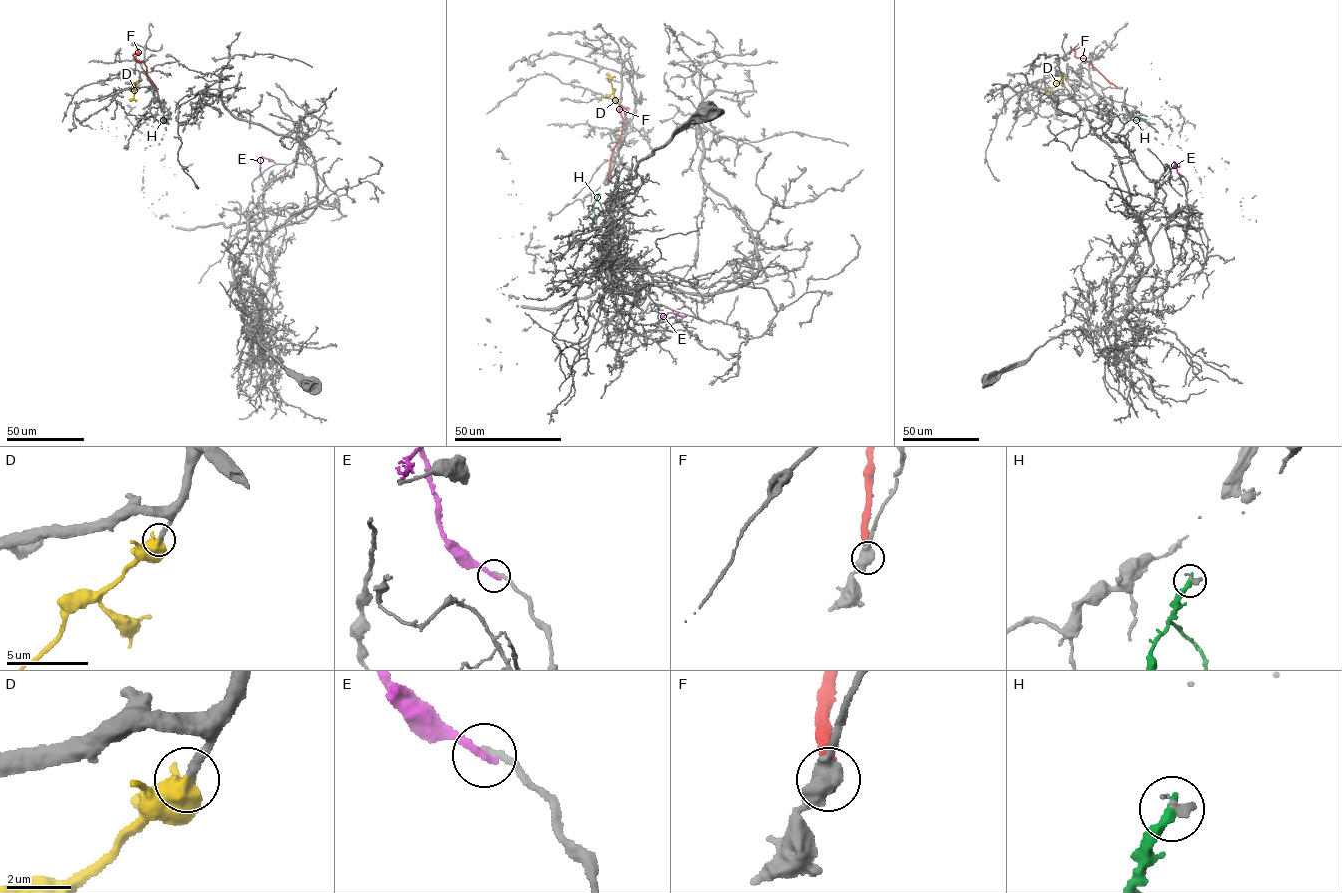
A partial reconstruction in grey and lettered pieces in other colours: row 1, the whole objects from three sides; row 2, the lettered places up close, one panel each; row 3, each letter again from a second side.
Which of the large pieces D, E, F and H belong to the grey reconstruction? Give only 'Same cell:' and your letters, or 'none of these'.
Same cell: D

